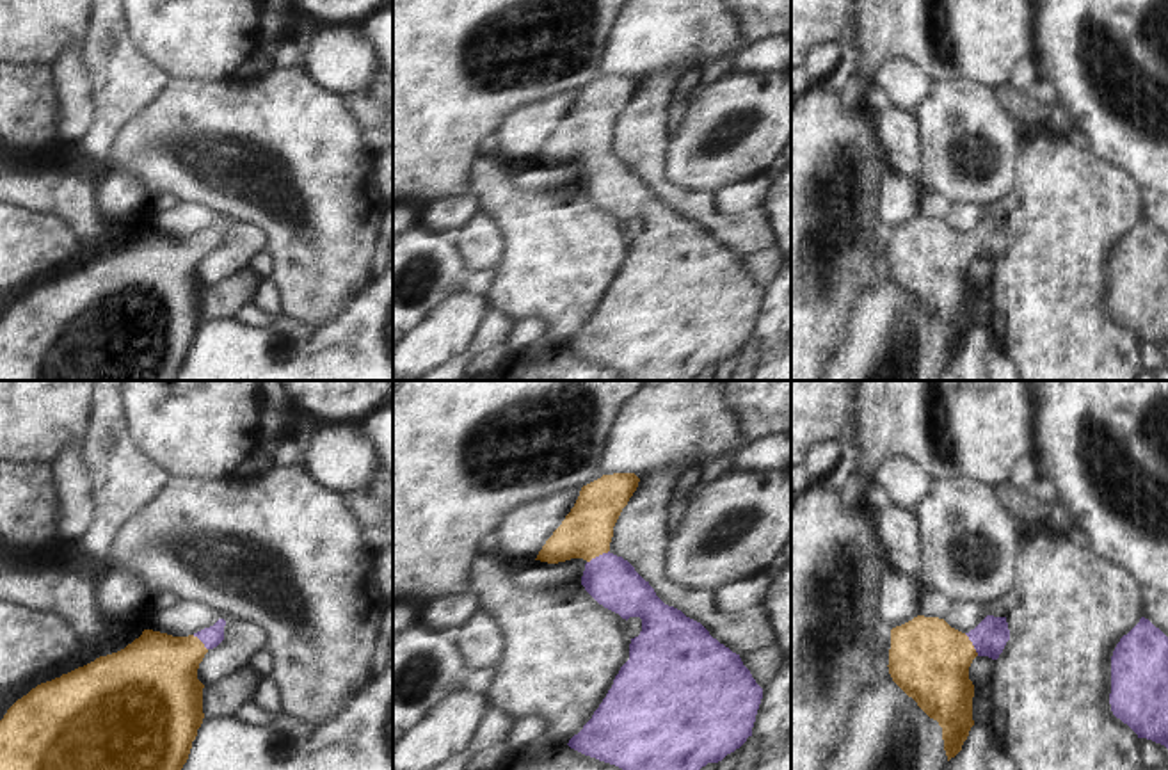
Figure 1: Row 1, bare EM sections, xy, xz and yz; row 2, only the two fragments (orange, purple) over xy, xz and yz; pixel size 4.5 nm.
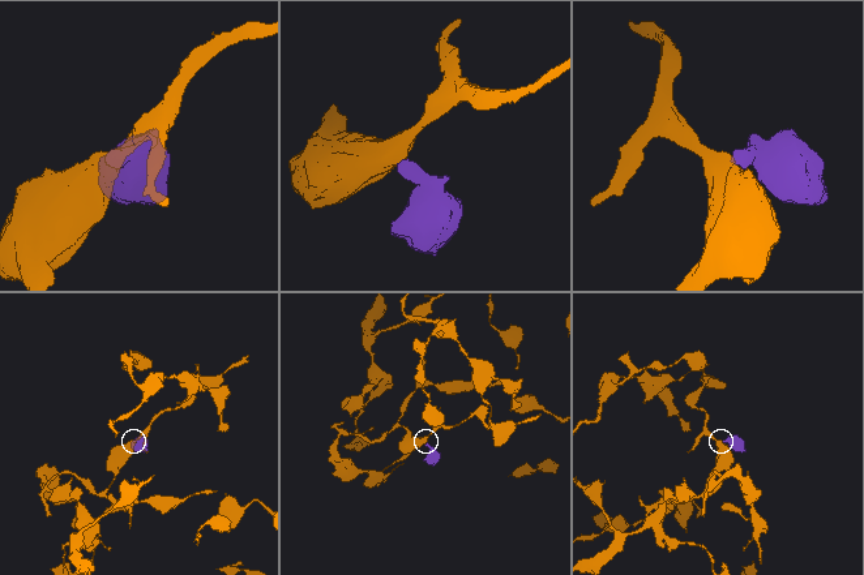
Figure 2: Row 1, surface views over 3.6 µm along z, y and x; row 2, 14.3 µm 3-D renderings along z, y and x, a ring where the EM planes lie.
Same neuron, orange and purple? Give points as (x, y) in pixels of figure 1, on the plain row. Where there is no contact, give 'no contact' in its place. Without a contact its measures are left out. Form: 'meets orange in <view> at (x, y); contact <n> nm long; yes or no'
meets orange in xz at (598, 157); contact 120 nm long; yes

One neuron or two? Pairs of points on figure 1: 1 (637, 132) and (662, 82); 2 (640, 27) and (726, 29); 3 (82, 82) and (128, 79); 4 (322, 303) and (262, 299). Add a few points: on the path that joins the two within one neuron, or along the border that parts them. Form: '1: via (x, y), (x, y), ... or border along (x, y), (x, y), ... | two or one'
1: via (646, 120), (655, 95) | one
2: via (662, 27), (704, 27) | one
3: border along (80, 47), (93, 80), (96, 107), (93, 125) | two
4: border along (269, 276), (280, 292), (283, 312) | two

